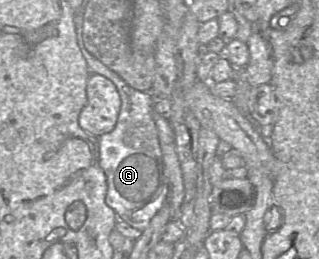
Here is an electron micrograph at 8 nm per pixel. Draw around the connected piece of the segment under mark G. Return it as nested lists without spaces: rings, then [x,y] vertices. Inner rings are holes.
[[[82,32],[77,33],[77,41],[89,72],[111,81],[121,99],[120,113],[114,130],[97,138],[99,163],[107,179],[105,202],[116,213],[117,221],[124,221],[143,232],[166,203],[169,191],[158,131],[152,118],[151,94],[131,88],[115,72],[94,58],[84,46]]]

